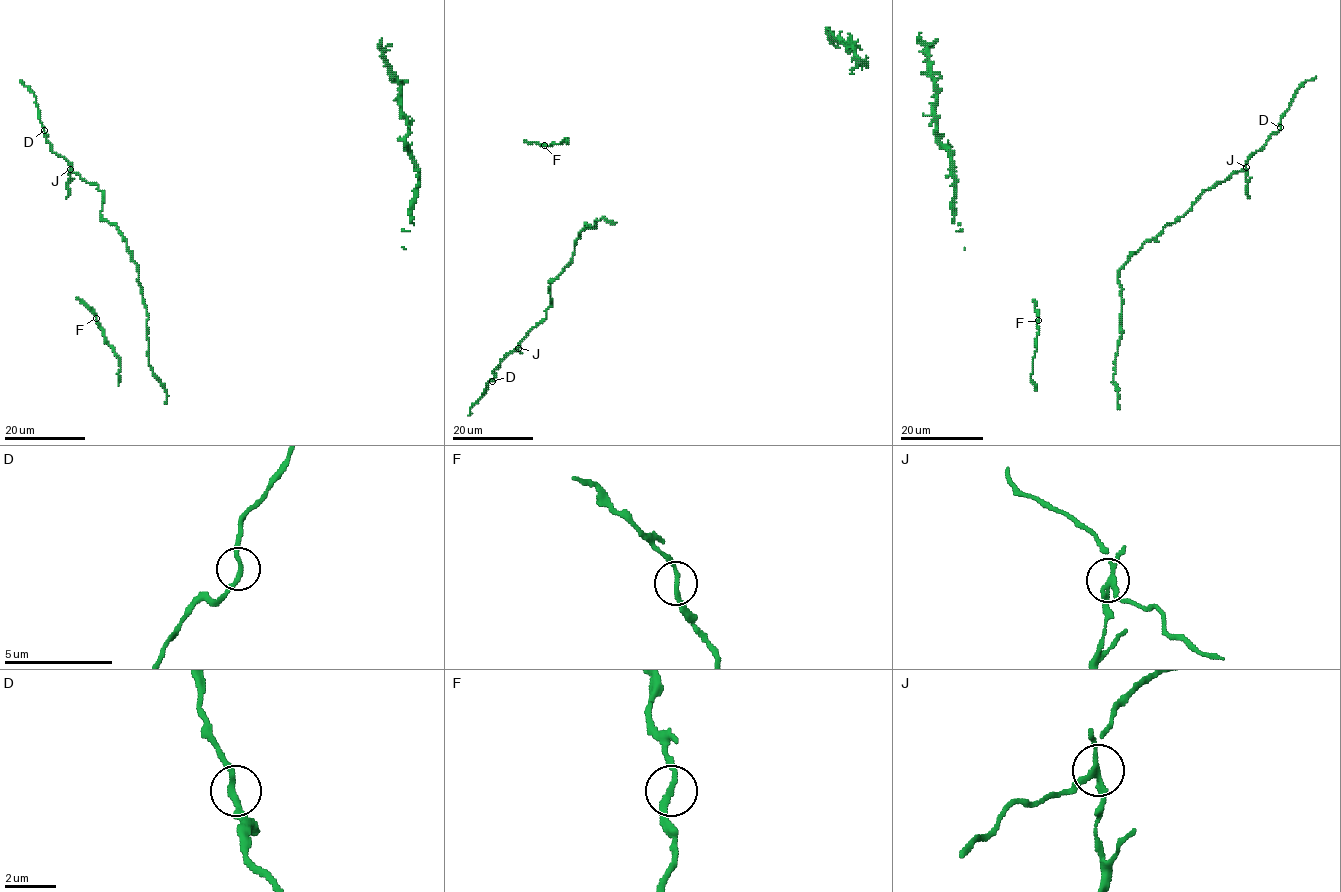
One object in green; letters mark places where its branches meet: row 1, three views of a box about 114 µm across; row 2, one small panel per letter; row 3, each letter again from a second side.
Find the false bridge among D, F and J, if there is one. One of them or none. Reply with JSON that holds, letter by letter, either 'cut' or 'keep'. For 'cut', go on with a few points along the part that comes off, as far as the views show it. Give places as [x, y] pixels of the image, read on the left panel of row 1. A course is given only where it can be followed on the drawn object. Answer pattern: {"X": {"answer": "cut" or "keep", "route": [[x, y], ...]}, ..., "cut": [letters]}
{"D": {"answer": "keep"}, "F": {"answer": "keep"}, "J": {"answer": "cut", "route": [[69, 169], [66, 199]]}, "cut": ["J"]}

